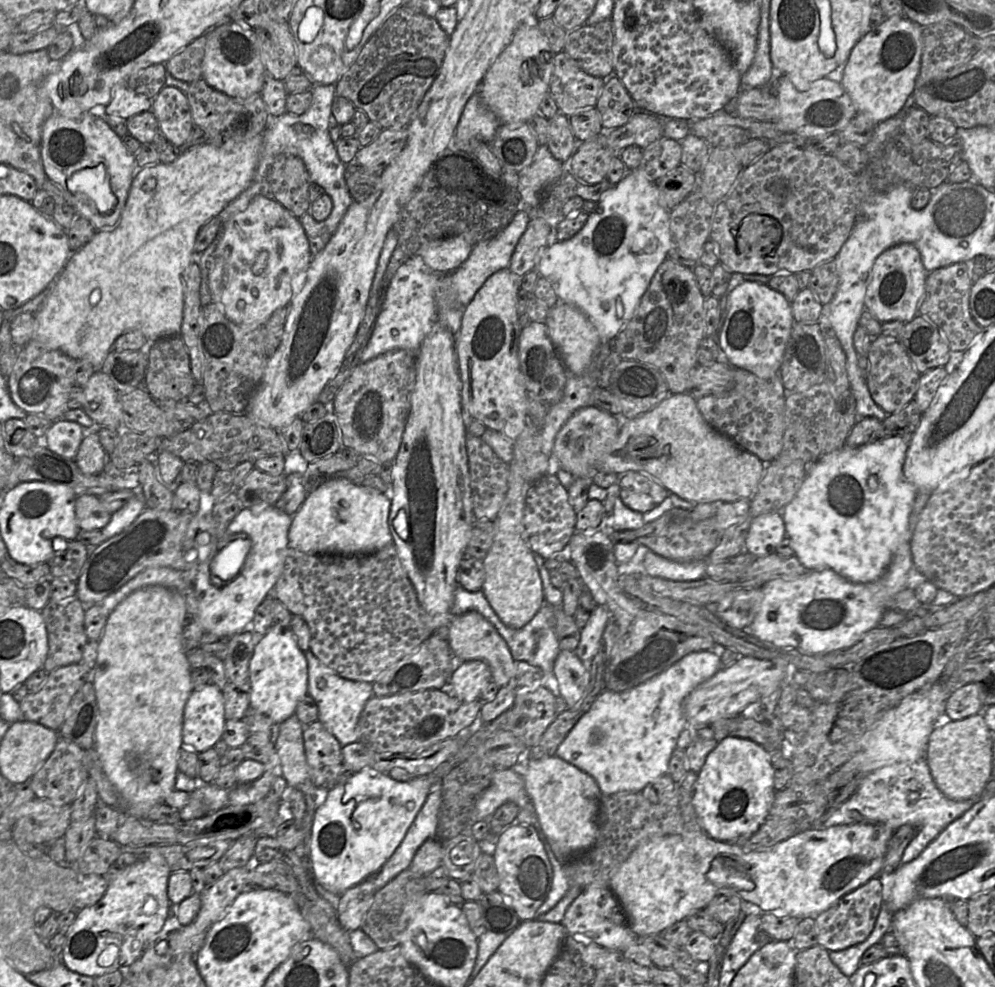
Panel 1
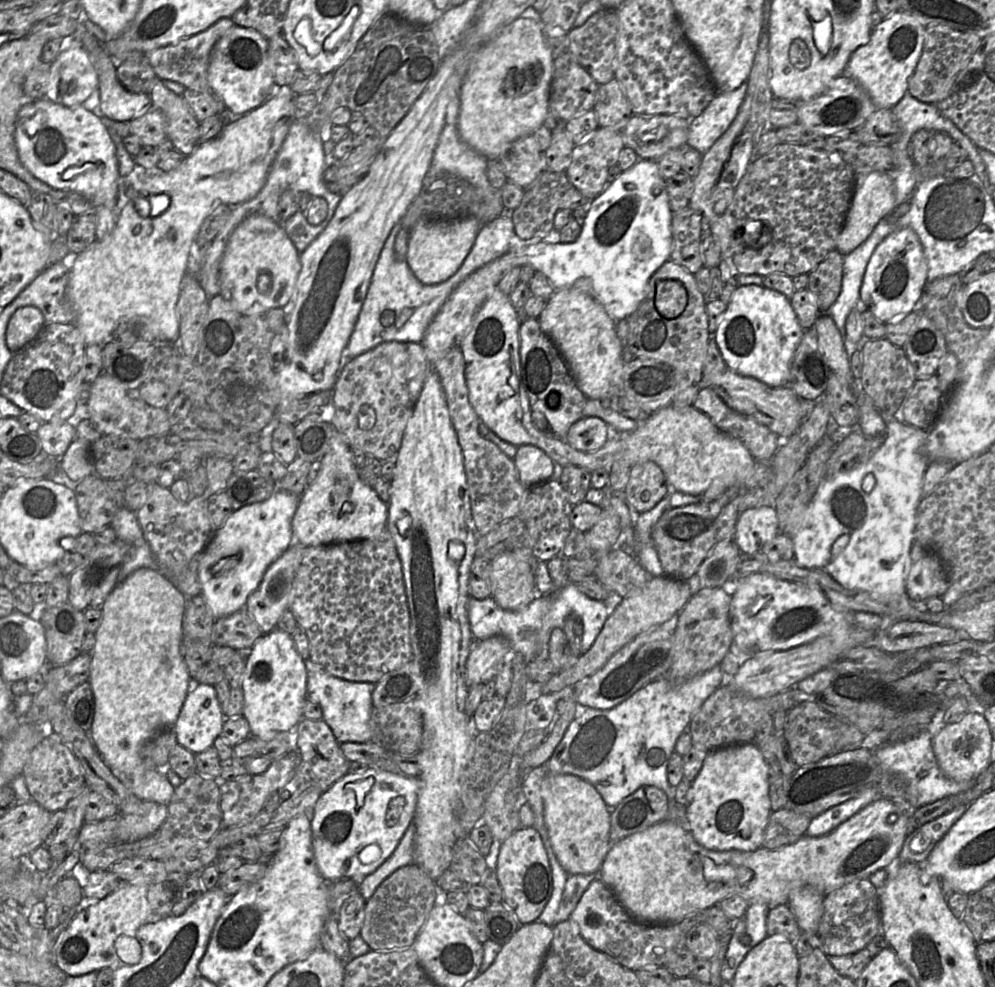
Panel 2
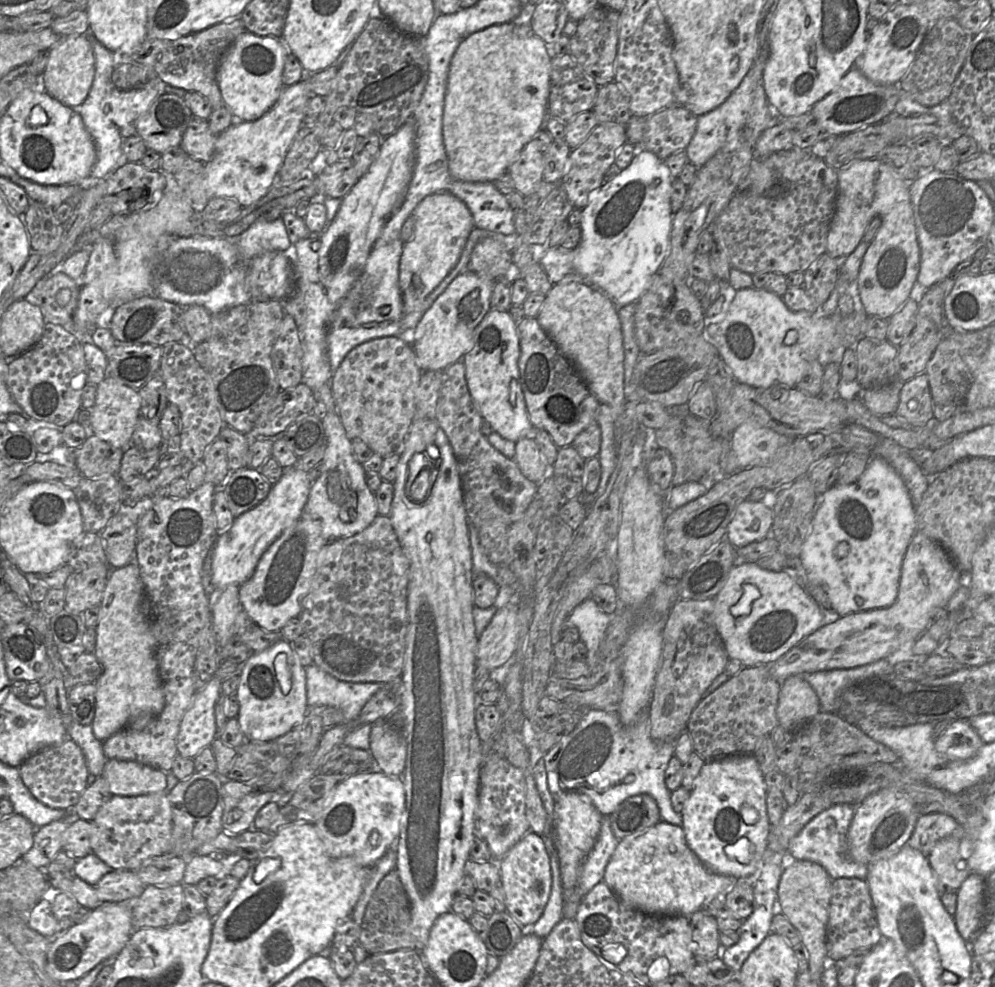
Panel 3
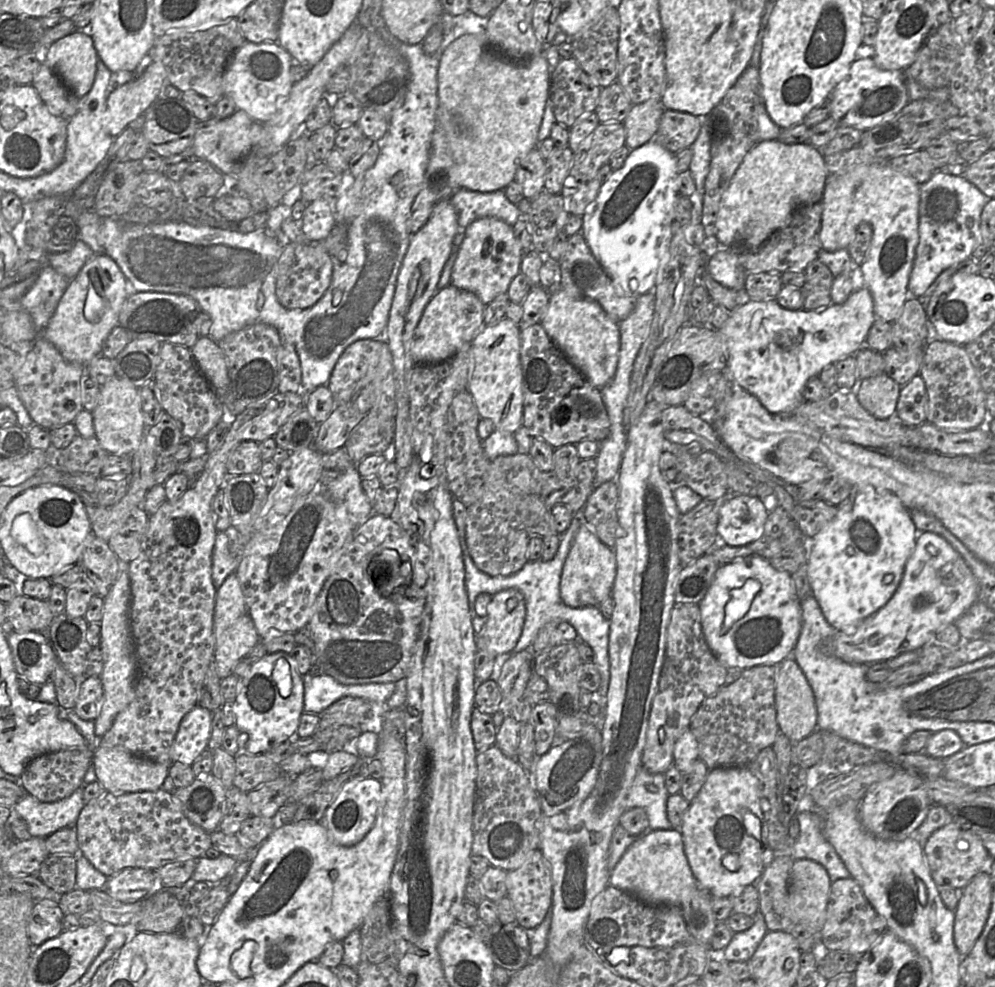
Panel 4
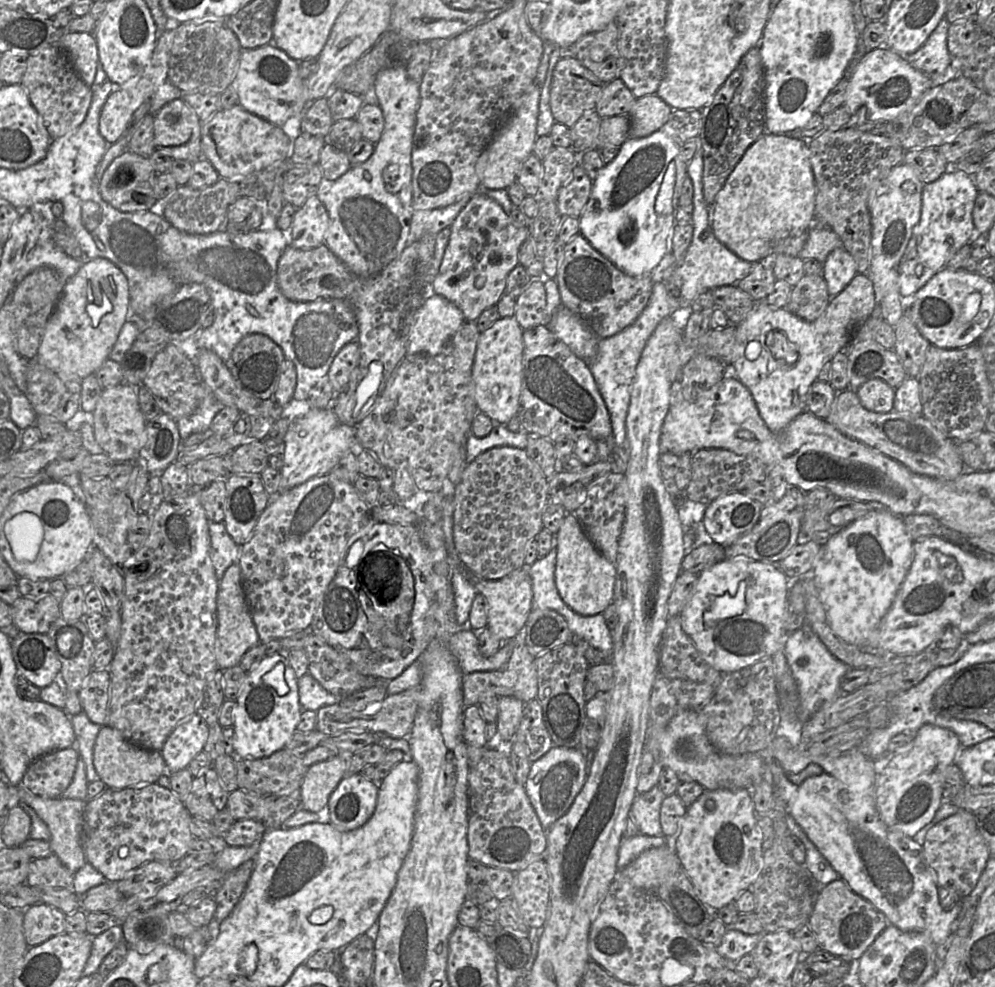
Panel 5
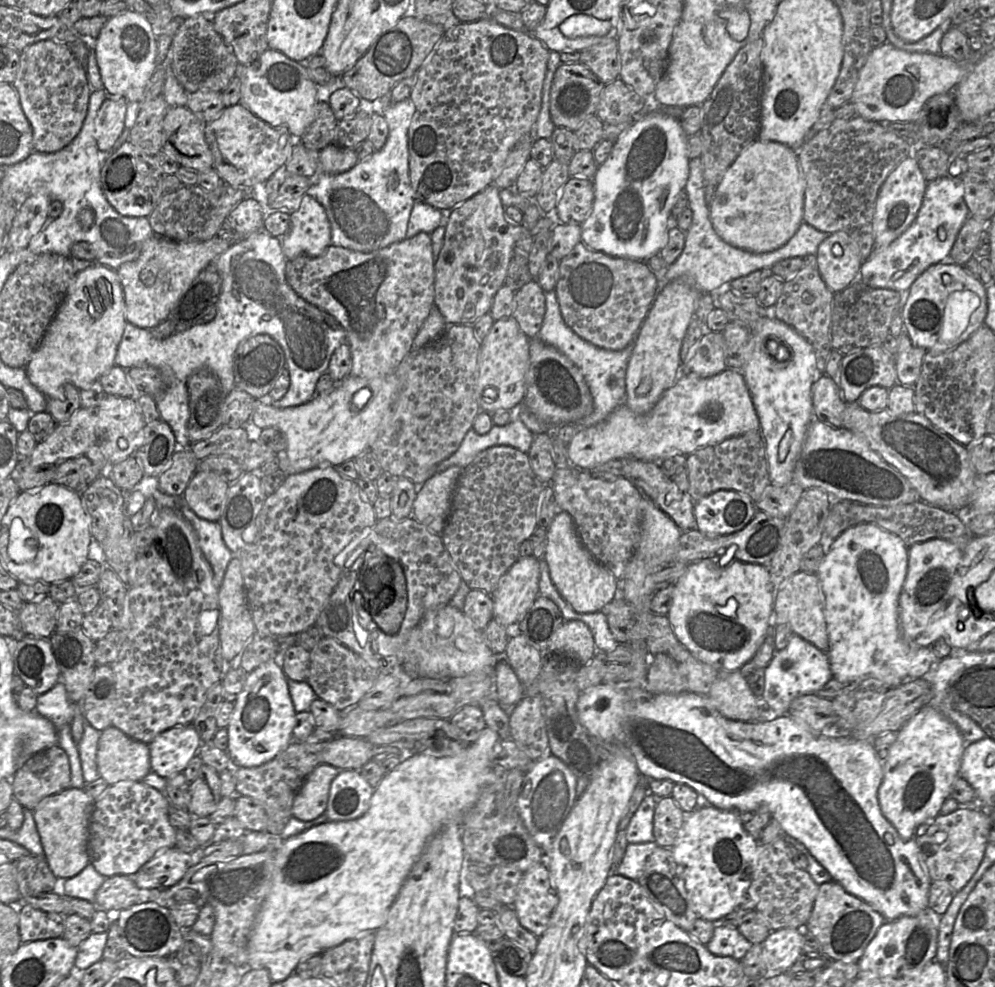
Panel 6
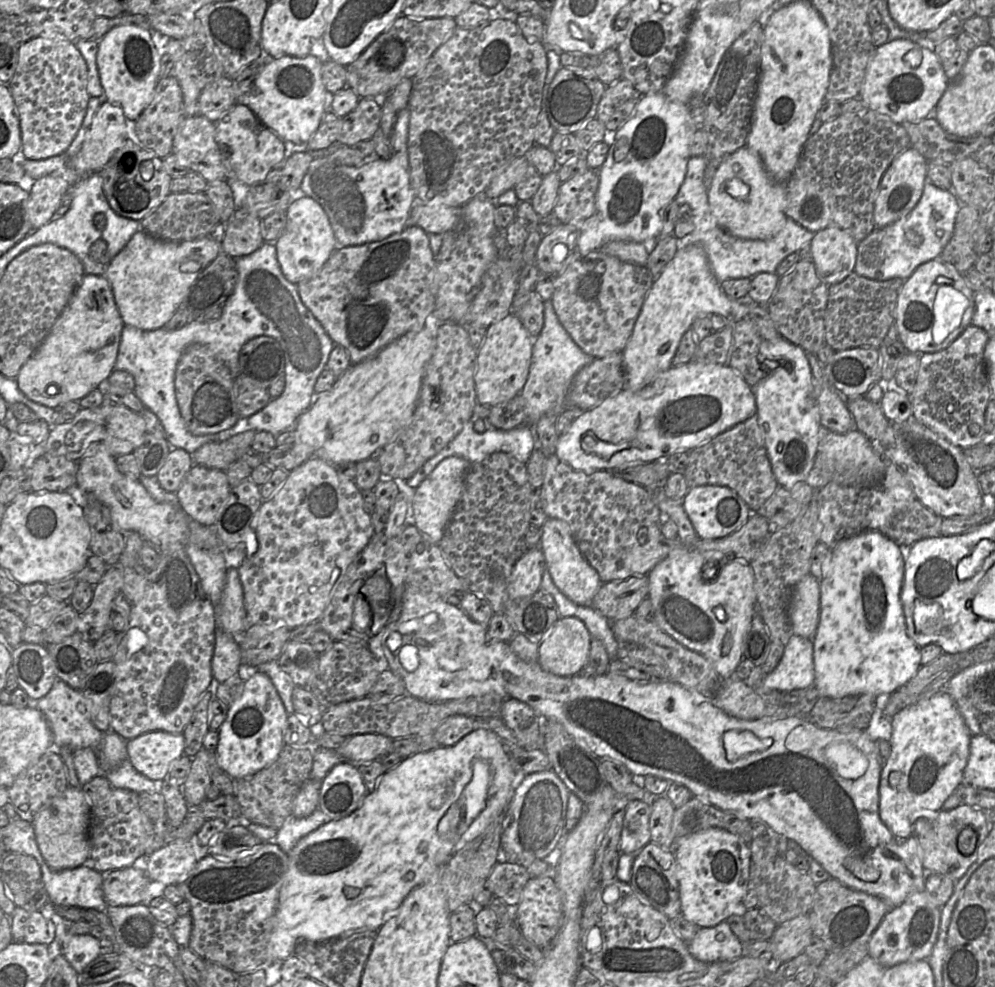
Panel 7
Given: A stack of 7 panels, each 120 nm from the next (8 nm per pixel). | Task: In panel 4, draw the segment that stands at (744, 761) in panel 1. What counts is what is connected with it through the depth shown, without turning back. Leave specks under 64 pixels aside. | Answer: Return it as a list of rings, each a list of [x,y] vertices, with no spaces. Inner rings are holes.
[[[748,765],[709,769],[706,781],[696,797],[689,803],[682,820],[684,852],[698,886],[711,897],[725,898],[738,895],[745,886],[756,885],[766,865],[763,854],[767,848],[767,826],[759,796],[759,785]],[[742,809],[748,809],[761,821],[761,835],[755,838],[746,832]]]

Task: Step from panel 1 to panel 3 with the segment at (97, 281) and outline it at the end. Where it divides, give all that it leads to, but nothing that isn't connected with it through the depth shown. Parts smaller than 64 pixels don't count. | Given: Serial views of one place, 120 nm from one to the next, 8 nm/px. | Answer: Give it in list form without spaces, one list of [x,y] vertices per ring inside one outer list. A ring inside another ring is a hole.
[[[304,78],[297,84],[294,84],[288,87],[284,87],[276,104],[262,117],[260,117],[259,119],[255,121],[249,121],[249,122],[235,121],[229,128],[227,128],[224,132],[222,132],[220,135],[217,136],[217,139],[215,142],[215,148],[214,148],[214,155],[209,162],[205,163],[204,171],[202,175],[197,177],[187,187],[179,187],[173,175],[166,174],[167,185],[163,192],[163,196],[160,199],[160,202],[155,206],[153,206],[153,204],[150,203],[146,205],[143,209],[140,209],[130,214],[126,214],[127,218],[125,220],[125,224],[118,230],[116,238],[115,238],[115,242],[114,242],[114,248],[115,248],[115,253],[116,253],[116,273],[113,275],[109,275],[105,279],[105,282],[102,288],[103,297],[108,302],[108,306],[109,306],[108,315],[111,314],[113,311],[115,311],[116,308],[118,308],[120,305],[126,302],[129,302],[131,300],[134,300],[134,299],[137,299],[143,296],[153,295],[153,286],[152,286],[152,261],[153,259],[168,246],[168,244],[171,242],[172,239],[174,239],[174,233],[175,231],[177,231],[177,228],[179,228],[184,221],[188,220],[193,213],[202,212],[205,206],[207,205],[207,203],[212,198],[218,198],[218,197],[229,198],[229,199],[236,200],[242,207],[248,207],[258,202],[261,198],[263,198],[269,192],[270,188],[272,187],[273,180],[284,162],[287,151],[289,150],[296,134],[298,133],[300,128],[303,126],[303,119],[305,117],[306,107],[307,107],[308,101],[311,96],[312,96],[312,93],[309,90],[309,84],[307,81],[304,80]]]

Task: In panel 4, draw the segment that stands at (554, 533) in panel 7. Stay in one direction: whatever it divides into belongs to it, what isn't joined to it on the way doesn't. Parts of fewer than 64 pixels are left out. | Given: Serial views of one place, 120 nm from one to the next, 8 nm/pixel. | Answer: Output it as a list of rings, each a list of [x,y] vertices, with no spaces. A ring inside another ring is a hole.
[[[582,524],[572,542],[563,566],[560,591],[563,602],[573,608],[596,606],[612,594],[616,577],[616,554],[587,524]]]

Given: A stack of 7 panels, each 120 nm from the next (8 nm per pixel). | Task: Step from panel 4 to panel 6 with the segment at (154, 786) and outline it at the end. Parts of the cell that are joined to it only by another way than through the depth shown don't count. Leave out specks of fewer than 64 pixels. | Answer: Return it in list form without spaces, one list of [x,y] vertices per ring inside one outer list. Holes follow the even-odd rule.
[[[115,727],[105,729],[98,741],[96,763],[100,778],[108,786],[119,782],[142,782],[151,772],[148,745],[132,740]]]

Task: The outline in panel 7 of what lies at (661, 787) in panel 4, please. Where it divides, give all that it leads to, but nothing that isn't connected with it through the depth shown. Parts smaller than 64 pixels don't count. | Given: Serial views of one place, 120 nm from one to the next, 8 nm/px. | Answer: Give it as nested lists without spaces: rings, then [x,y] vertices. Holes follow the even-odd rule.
[[[631,800],[624,810],[619,851],[620,853],[638,853],[645,845],[652,842],[649,827],[652,804]]]

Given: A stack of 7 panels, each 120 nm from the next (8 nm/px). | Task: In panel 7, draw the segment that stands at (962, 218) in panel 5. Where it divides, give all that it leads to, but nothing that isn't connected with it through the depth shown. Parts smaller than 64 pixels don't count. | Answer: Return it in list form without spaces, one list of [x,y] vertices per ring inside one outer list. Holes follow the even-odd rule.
[[[927,180],[919,202],[908,215],[884,228],[875,228],[858,243],[854,272],[877,281],[906,280],[919,265],[940,257],[953,236],[961,205],[952,190],[942,190]]]

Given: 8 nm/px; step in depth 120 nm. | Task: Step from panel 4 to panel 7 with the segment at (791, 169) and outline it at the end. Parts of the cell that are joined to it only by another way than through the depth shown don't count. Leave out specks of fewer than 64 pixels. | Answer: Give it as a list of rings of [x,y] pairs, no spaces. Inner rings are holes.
[[[746,146],[736,150],[720,164],[707,194],[719,226],[737,238],[770,239],[781,231],[788,218],[785,213],[785,183],[774,181],[758,154]]]

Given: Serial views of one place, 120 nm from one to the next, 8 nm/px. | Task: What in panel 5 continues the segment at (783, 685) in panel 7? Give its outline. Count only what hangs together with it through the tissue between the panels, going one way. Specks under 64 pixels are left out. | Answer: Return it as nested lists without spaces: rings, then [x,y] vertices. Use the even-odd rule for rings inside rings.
[[[807,624],[788,634],[783,645],[783,652],[798,686],[800,703],[796,714],[799,721],[804,723],[823,703],[838,696],[840,680],[850,667],[835,658]]]

